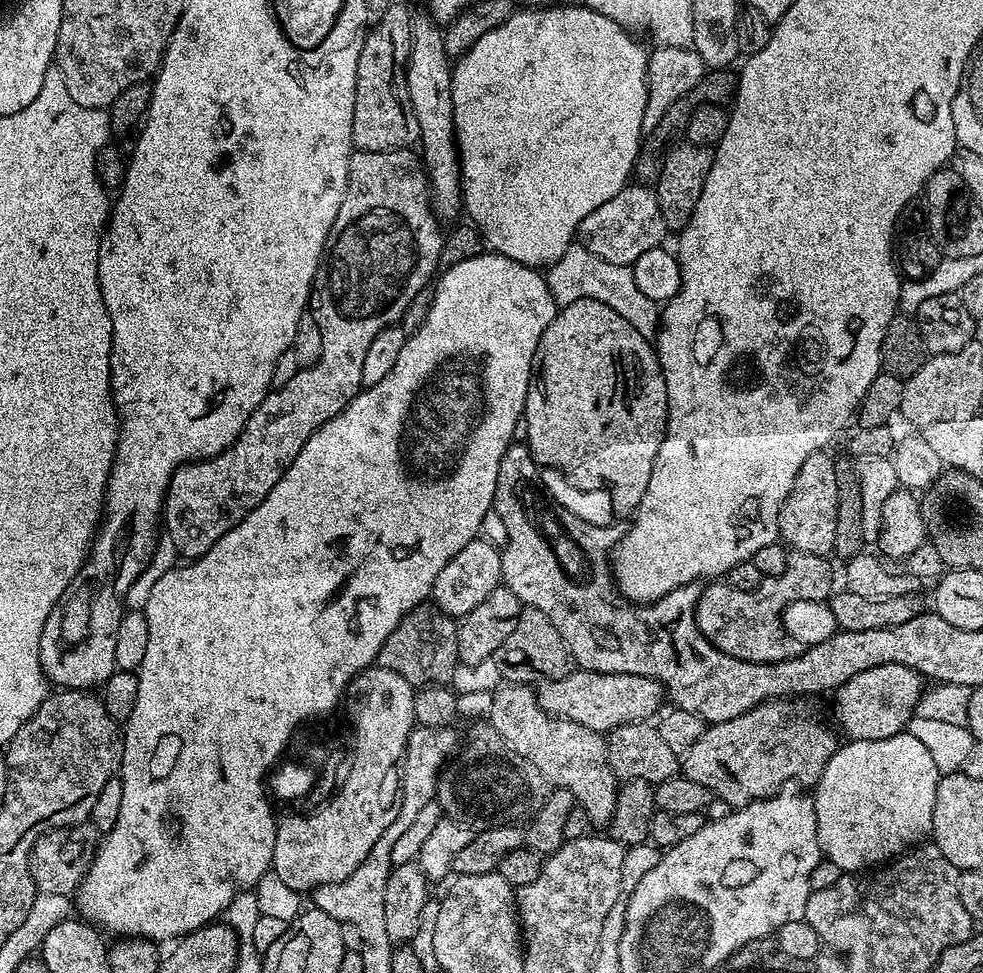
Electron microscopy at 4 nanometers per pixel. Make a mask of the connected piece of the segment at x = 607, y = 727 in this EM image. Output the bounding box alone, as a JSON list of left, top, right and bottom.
[538,670,666,734]

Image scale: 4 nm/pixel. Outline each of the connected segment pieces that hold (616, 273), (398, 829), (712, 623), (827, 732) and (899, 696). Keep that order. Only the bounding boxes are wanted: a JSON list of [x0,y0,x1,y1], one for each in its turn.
[[546,242,661,342],[311,783,425,948],[697,552,833,664],[682,698,838,806],[835,664,925,741]]

